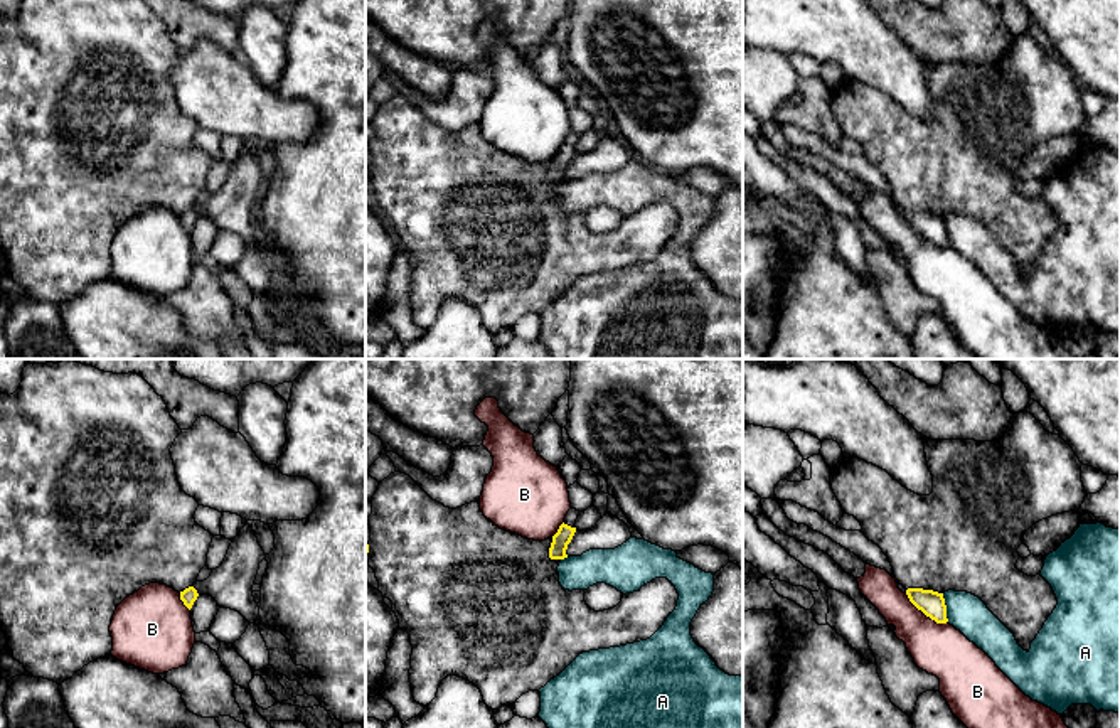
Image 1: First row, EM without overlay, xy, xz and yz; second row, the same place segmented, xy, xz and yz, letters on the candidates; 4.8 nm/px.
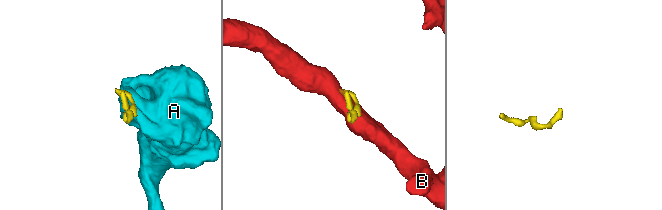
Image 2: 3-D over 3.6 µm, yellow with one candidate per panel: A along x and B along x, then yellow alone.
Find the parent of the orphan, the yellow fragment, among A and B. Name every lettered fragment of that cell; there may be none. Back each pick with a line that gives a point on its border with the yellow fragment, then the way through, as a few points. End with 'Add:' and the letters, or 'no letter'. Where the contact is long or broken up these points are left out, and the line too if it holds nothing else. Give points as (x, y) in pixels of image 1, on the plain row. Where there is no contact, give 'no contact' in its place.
Add: no letter

